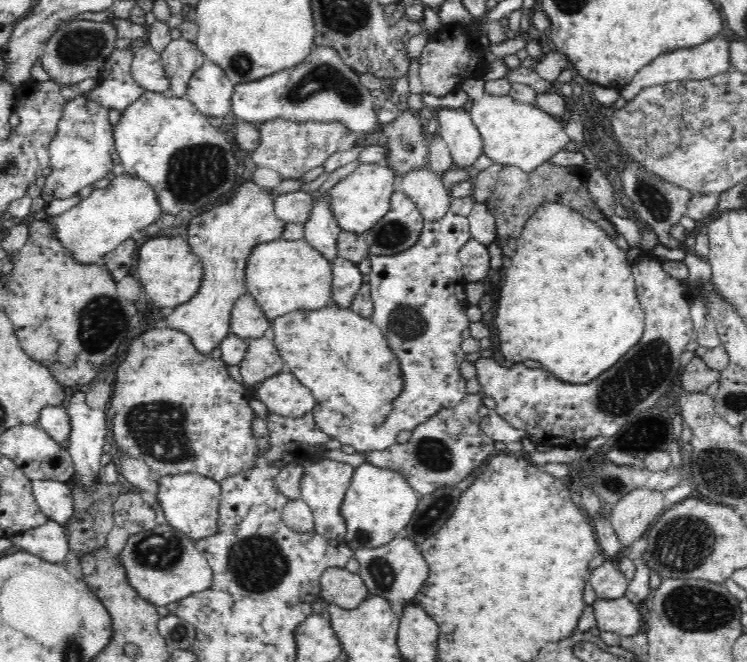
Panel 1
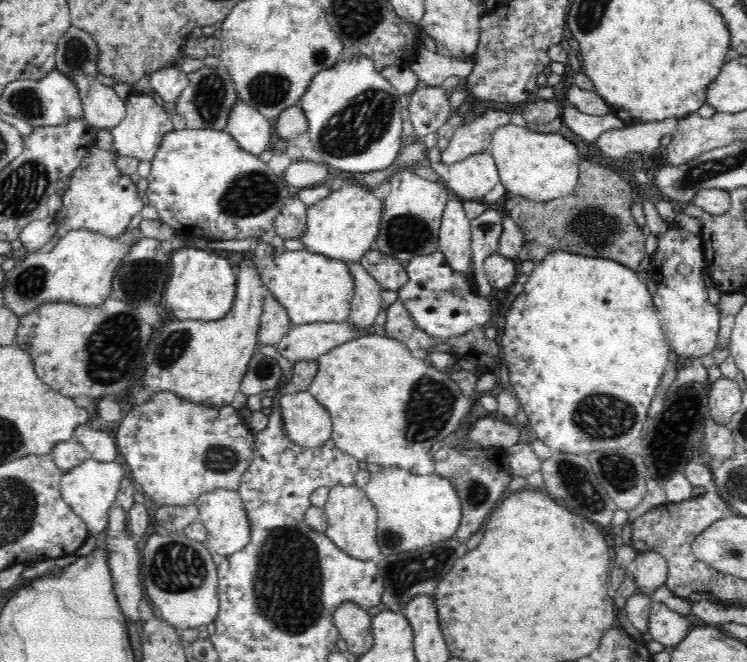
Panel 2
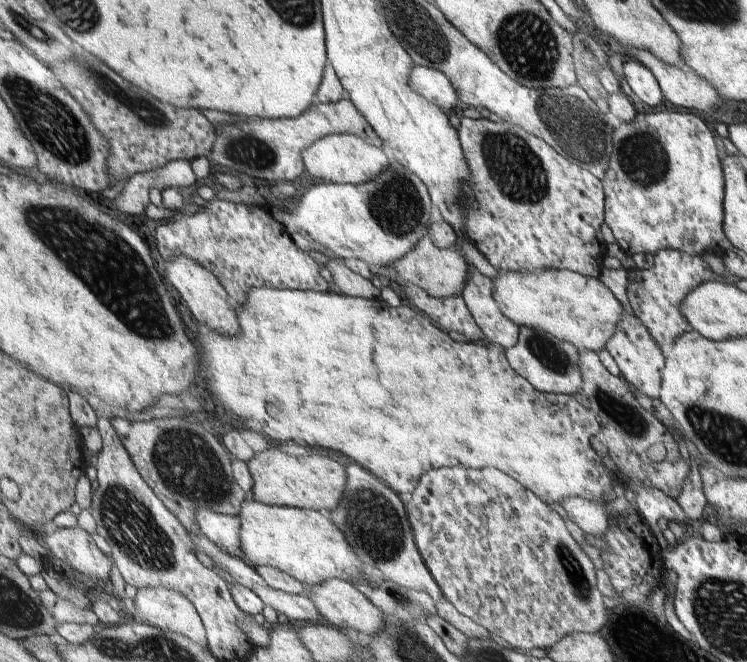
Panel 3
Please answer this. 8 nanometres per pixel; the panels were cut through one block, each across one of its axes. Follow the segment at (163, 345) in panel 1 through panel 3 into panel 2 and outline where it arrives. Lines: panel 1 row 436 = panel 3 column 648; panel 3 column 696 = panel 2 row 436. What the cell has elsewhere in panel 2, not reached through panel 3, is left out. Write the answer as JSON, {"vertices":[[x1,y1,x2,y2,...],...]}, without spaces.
{"vertices":[[172,390,154,391,142,404,134,404,114,432,118,454,127,475,142,486,145,495,156,504,176,506,192,505,197,496,214,487,236,490,254,456,256,438,256,431,244,423,240,410,236,410,232,404,224,404,220,408,209,406,177,396]]}

